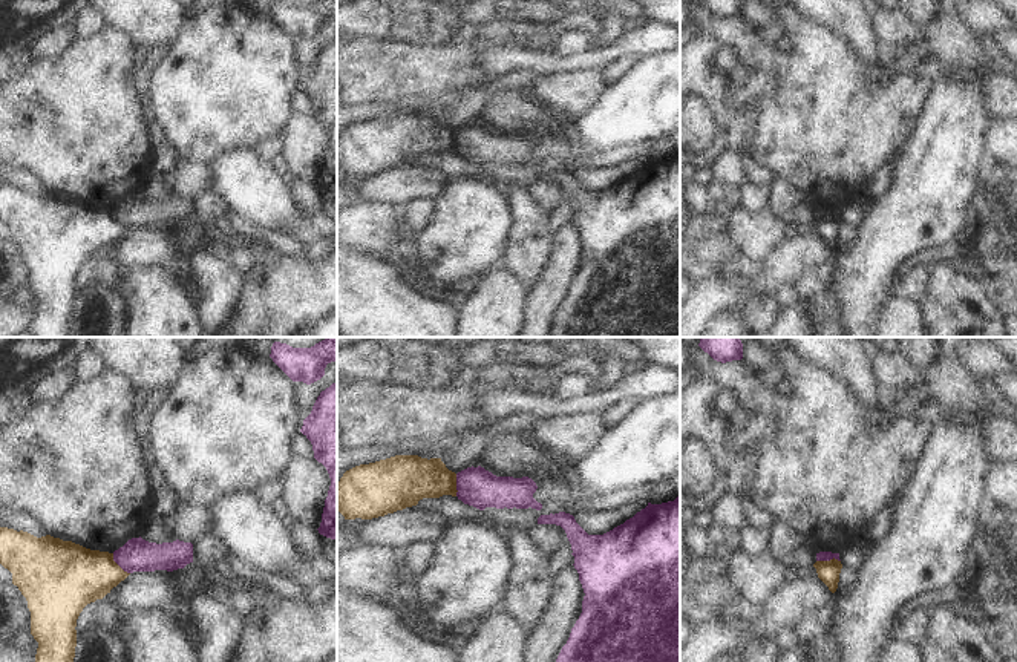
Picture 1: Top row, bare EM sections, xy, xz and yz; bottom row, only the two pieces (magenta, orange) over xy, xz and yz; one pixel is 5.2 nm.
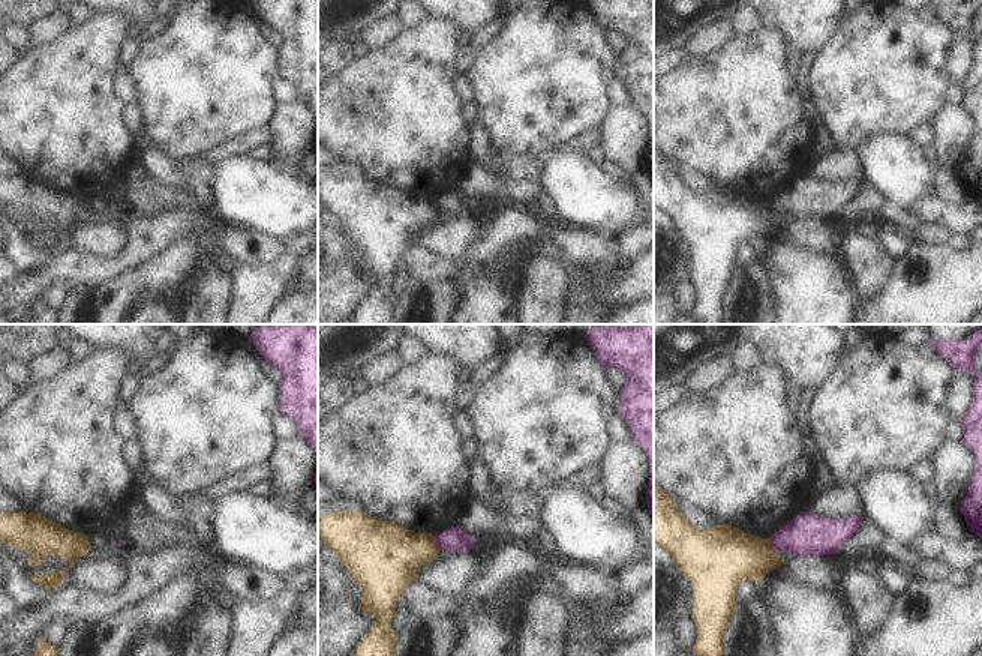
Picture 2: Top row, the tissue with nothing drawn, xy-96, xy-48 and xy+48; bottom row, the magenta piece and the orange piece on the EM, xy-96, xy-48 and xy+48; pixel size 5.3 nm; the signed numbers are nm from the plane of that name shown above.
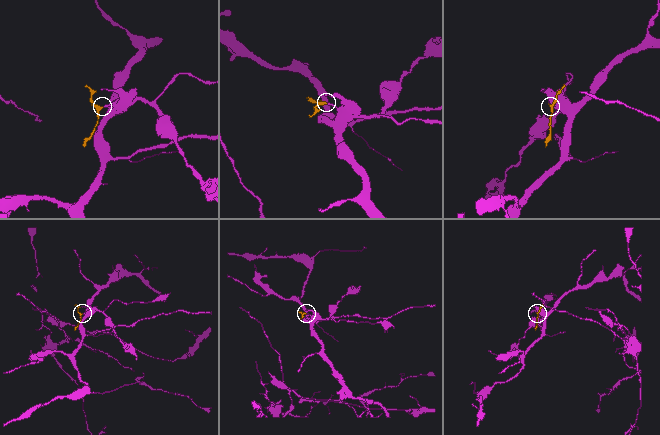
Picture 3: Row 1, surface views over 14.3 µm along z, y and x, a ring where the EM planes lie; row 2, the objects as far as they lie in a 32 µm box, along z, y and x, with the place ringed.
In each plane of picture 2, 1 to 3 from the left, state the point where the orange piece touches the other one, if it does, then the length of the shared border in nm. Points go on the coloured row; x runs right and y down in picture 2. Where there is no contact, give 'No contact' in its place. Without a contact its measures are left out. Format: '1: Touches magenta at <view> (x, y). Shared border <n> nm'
1: No contact
2: Touches magenta at xy-48 (435, 542). Shared border 80 nm
3: Touches magenta at xy+48 (772, 544). Shared border 100 nm

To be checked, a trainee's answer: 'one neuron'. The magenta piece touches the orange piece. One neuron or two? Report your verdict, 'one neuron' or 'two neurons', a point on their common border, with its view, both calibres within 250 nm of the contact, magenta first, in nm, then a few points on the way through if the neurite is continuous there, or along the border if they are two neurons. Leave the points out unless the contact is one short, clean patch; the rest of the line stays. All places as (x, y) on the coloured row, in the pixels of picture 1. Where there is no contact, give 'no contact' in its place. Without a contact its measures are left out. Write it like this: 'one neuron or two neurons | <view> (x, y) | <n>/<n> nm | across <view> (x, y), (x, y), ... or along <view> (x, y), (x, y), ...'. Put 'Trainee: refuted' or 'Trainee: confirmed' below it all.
two neurons | yz (827, 560) | 50/110 nm | along yz (840, 560), (817, 561)
Trainee: refuted

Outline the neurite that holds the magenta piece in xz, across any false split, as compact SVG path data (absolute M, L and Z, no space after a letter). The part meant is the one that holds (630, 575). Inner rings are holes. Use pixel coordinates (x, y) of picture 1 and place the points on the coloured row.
M680 495L674 501L651 504L623 524L614 527L603 535L588 535L574 519L573 515L559 512L541 515L538 524L561 526L571 544L574 556L574 569L584 588L582 613L571 628L567 644L562 647L556 662L680 662Z

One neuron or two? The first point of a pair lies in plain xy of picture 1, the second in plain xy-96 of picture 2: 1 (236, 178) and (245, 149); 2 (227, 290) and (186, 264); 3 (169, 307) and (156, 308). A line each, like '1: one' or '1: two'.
1: two
2: two
3: one

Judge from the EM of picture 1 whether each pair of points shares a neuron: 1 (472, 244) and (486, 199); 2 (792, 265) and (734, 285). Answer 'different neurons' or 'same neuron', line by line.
1: same neuron
2: same neuron

